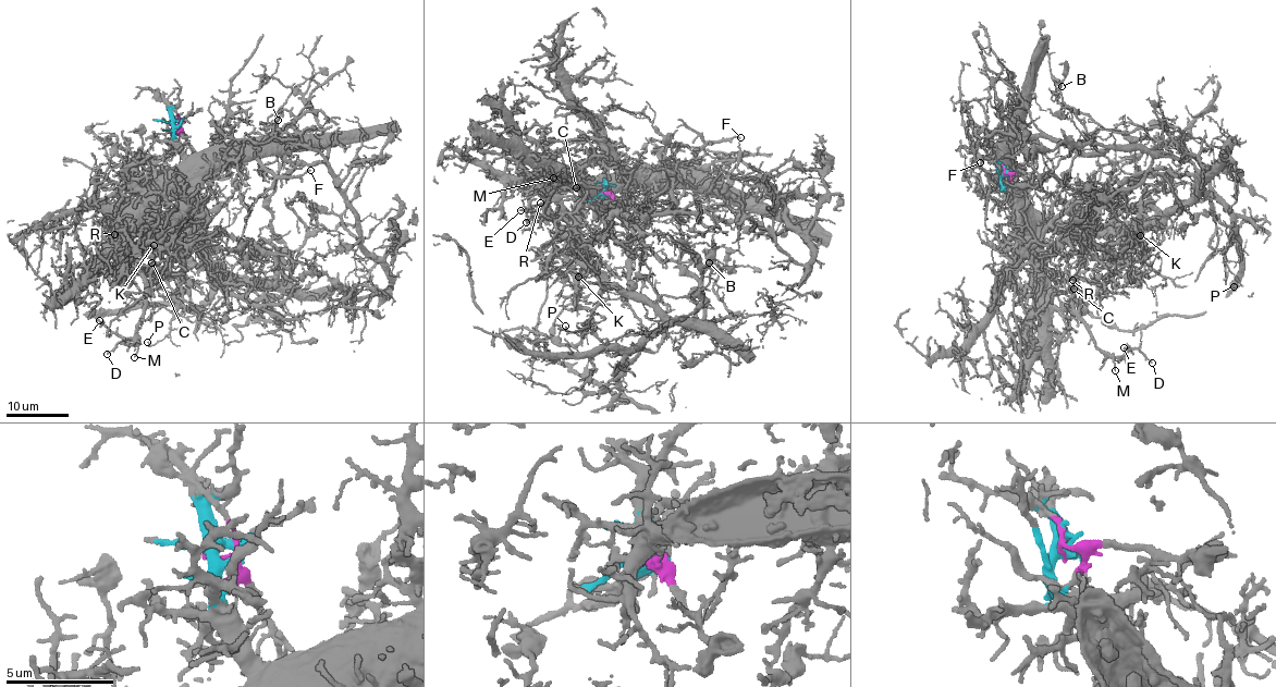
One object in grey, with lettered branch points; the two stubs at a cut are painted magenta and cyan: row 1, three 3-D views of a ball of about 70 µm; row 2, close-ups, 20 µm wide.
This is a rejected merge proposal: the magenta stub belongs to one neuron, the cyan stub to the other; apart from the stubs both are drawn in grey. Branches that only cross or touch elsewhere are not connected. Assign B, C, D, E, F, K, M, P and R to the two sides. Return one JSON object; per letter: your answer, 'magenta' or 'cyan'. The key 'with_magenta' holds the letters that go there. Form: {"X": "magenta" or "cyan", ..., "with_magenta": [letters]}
{"B": "magenta", "C": "cyan", "D": "cyan", "E": "cyan", "F": "cyan", "K": "cyan", "M": "cyan", "P": "magenta", "R": "cyan", "with_magenta": ["B", "P"]}

